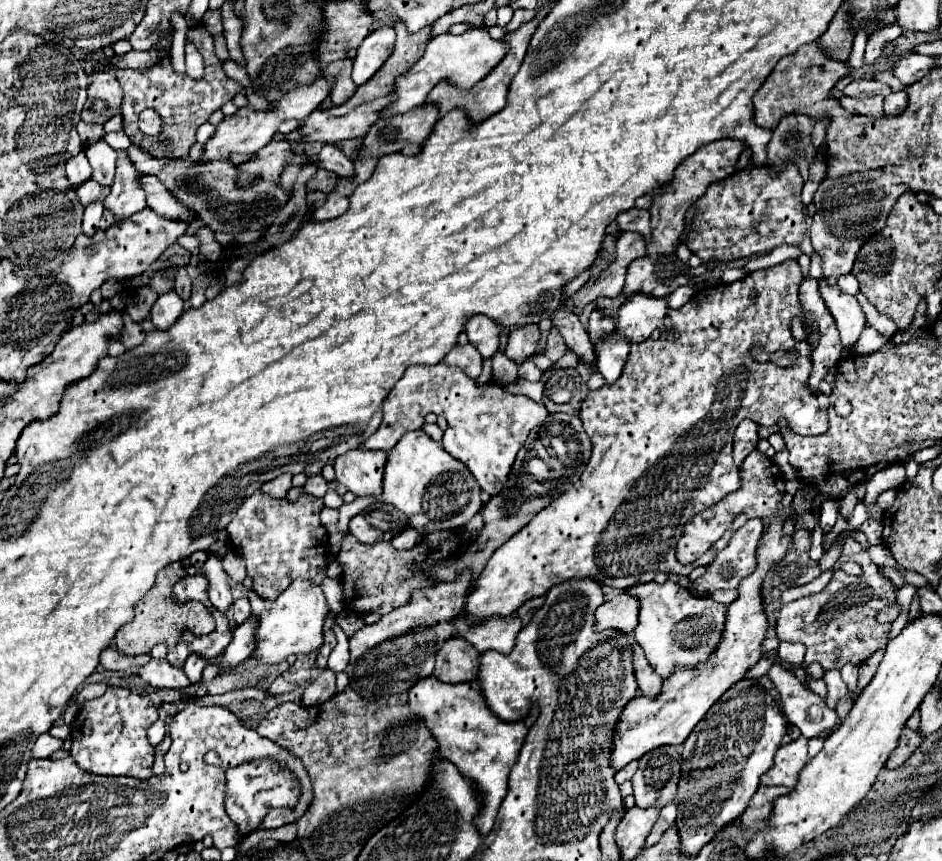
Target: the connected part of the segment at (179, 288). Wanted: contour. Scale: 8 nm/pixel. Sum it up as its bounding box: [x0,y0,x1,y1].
[174,267,192,301]

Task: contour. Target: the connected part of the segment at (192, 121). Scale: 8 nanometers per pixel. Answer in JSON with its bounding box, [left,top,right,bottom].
[116,25,242,159]

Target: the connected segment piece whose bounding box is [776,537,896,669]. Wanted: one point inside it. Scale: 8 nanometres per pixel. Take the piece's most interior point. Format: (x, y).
(843, 615)

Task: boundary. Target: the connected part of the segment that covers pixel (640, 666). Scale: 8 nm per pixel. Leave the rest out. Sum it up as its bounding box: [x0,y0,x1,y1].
[634,643,662,695]

